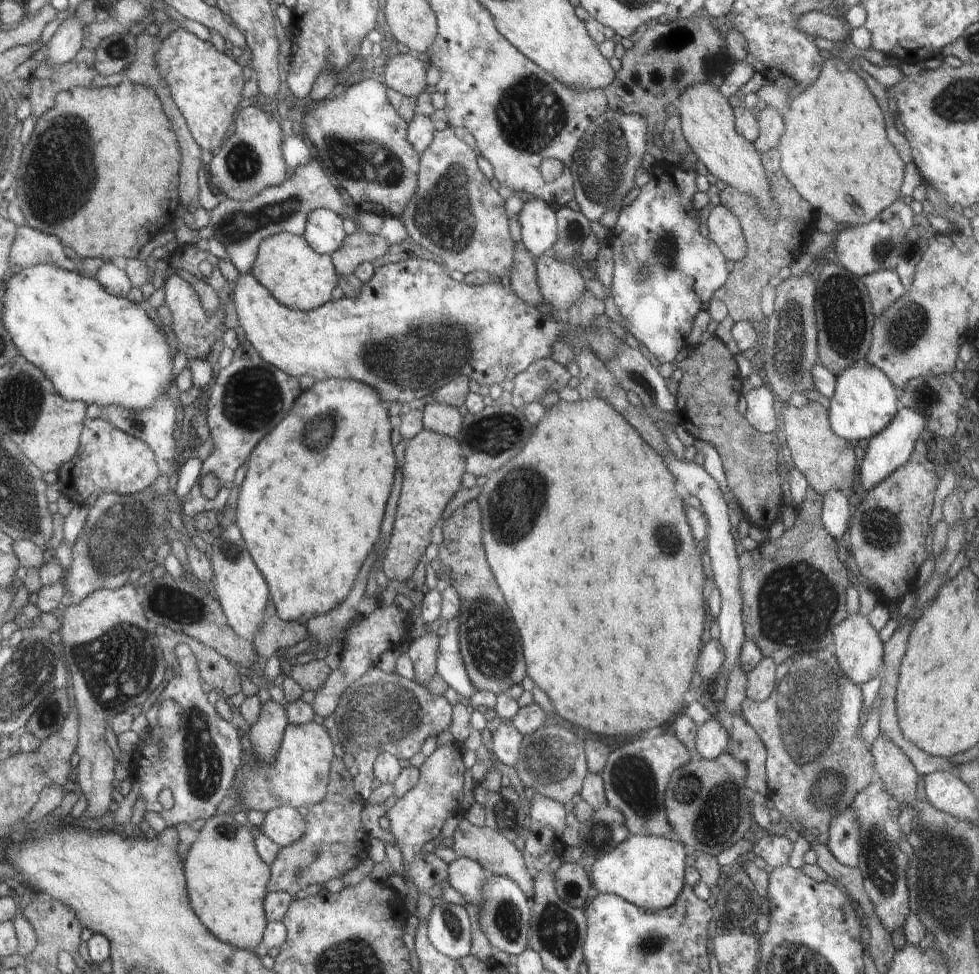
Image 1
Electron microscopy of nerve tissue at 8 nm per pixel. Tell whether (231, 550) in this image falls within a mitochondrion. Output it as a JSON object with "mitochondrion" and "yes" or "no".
{"mitochondrion":"yes"}

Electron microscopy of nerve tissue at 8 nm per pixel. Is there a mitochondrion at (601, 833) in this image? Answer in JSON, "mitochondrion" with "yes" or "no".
{"mitochondrion":"yes"}

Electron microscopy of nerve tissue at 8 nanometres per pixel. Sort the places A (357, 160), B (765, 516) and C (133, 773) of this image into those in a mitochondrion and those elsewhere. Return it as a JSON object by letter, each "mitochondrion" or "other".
{"A":"mitochondrion","B":"other","C":"other"}

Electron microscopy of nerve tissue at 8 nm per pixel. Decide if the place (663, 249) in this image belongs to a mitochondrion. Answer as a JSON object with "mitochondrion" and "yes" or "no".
{"mitochondrion":"yes"}

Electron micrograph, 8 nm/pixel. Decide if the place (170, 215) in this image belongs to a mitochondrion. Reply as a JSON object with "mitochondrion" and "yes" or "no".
{"mitochondrion":"no"}

